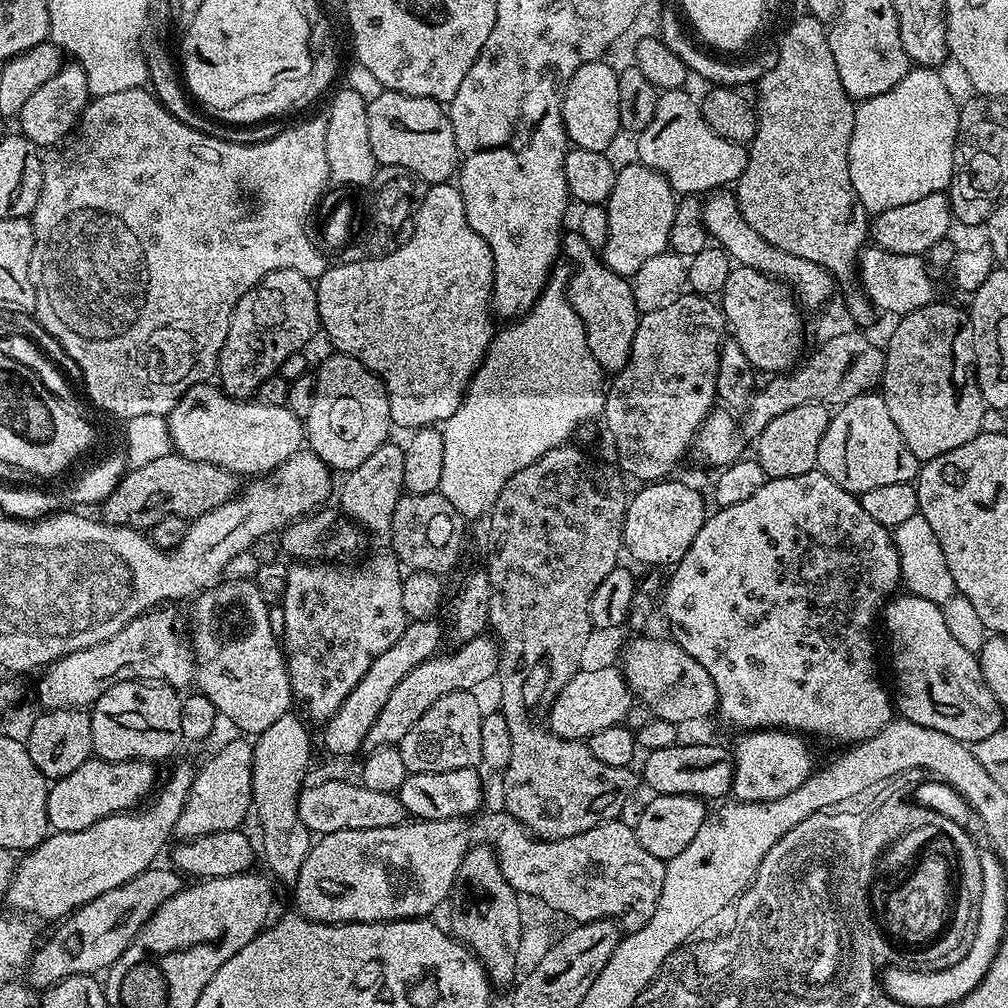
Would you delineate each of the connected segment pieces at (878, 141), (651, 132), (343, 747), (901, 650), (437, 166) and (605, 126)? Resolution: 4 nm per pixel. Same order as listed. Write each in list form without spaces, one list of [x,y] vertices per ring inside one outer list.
[[[919,66],[909,69],[902,82],[886,94],[856,104],[854,134],[848,151],[850,182],[869,213],[884,212],[894,204],[914,202],[917,198],[926,198],[926,194],[944,192],[952,181],[960,106],[940,74],[935,69]]]
[[[688,90],[660,92],[654,118],[650,118],[650,126],[639,132],[637,140],[640,140],[636,144],[639,163],[661,172],[677,194],[713,193],[735,185],[742,170],[746,170],[747,147],[714,134],[704,121],[697,97],[692,97]]]
[[[435,619],[411,621],[402,638],[398,638],[398,642],[394,642],[386,654],[374,658],[374,666],[370,666],[370,670],[362,674],[362,682],[350,690],[350,698],[346,698],[346,702],[342,702],[339,710],[323,725],[324,744],[334,755],[352,756],[356,751],[359,753],[364,747],[366,734],[370,734],[370,726],[374,726],[378,714],[382,714],[382,706],[386,706],[386,698],[390,698],[394,686],[398,686],[398,682],[402,682],[402,678],[406,678],[414,666],[441,651],[440,639],[446,636],[446,632],[436,623]]]
[[[911,593],[898,594],[885,605],[882,620],[886,622],[890,638],[892,668],[894,670],[894,704],[897,713],[905,720],[948,734],[956,741],[975,744],[983,738],[990,738],[1005,725],[1005,709],[982,679],[979,657],[955,641],[947,629],[941,605],[914,596]]]
[[[386,90],[368,101],[368,125],[370,150],[374,150],[377,165],[402,166],[429,186],[447,184],[457,175],[460,151],[441,101]]]
[[[599,59],[578,66],[564,91],[562,118],[564,132],[575,147],[607,153],[622,129],[618,118],[618,72],[615,67],[612,69],[604,63],[603,59]]]

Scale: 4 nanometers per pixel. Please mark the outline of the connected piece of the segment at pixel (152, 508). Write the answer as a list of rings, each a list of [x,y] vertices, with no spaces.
[[[169,454],[125,472],[114,492],[102,503],[102,516],[109,524],[137,530],[151,530],[167,516],[181,516],[191,522],[222,506],[222,502],[232,499],[241,488],[241,481],[234,472],[210,462],[194,462],[185,456]]]

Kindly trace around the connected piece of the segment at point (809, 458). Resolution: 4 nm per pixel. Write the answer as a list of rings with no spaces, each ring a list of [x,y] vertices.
[[[823,404],[800,405],[774,417],[758,432],[754,458],[769,480],[794,478],[798,474],[817,471],[818,446],[822,442],[822,434],[826,434],[829,419],[829,409]]]

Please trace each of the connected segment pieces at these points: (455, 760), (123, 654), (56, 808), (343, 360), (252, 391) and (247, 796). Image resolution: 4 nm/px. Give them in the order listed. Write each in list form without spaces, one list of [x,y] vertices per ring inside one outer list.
[[[467,691],[451,692],[438,698],[438,702],[434,702],[434,706],[430,706],[430,710],[426,710],[426,714],[422,714],[422,718],[418,718],[418,722],[414,722],[410,730],[406,730],[398,747],[402,754],[402,762],[409,774],[462,770],[476,768],[480,764],[482,707],[480,708],[479,702],[472,696],[475,695]]]
[[[161,606],[150,612],[143,612],[138,618],[131,620],[118,634],[114,634],[101,644],[83,648],[55,660],[53,664],[43,669],[40,681],[36,684],[36,696],[40,699],[40,708],[82,708],[87,709],[96,703],[96,700],[110,686],[121,684],[124,680],[146,680],[149,682],[163,682],[177,690],[184,690],[187,684],[191,685],[196,678],[196,658],[192,651],[192,641],[186,631],[186,624],[180,621],[175,607]]]
[[[93,758],[82,762],[78,770],[66,774],[48,789],[46,810],[49,829],[58,832],[86,830],[86,826],[94,826],[94,822],[102,818],[115,816],[117,812],[130,812],[143,805],[157,787],[156,768],[155,763],[146,760],[110,761]]]
[[[333,351],[331,355],[321,362],[320,369],[315,369],[314,402],[310,402],[310,414],[303,417],[302,423],[307,447],[314,455],[333,473],[347,474],[362,466],[362,462],[366,462],[366,458],[370,458],[378,446],[389,443],[388,431],[393,431],[394,425],[390,418],[388,391],[383,382],[369,368],[362,366],[358,358],[338,351]]]
[[[274,270],[270,274],[266,274],[264,280],[259,280],[240,299],[230,318],[230,330],[226,334],[226,342],[220,351],[219,387],[223,388],[227,396],[234,396],[237,400],[255,397],[262,382],[266,378],[277,375],[282,362],[286,362],[286,358],[290,358],[290,354],[307,349],[306,346],[311,342],[312,335],[318,332],[319,328],[320,315],[316,305],[316,290],[313,281],[298,274],[298,270]]]
[[[228,740],[204,765],[196,768],[196,777],[188,791],[186,806],[178,814],[175,835],[180,840],[193,840],[202,834],[234,830],[250,816],[252,805],[253,745],[244,740]]]

